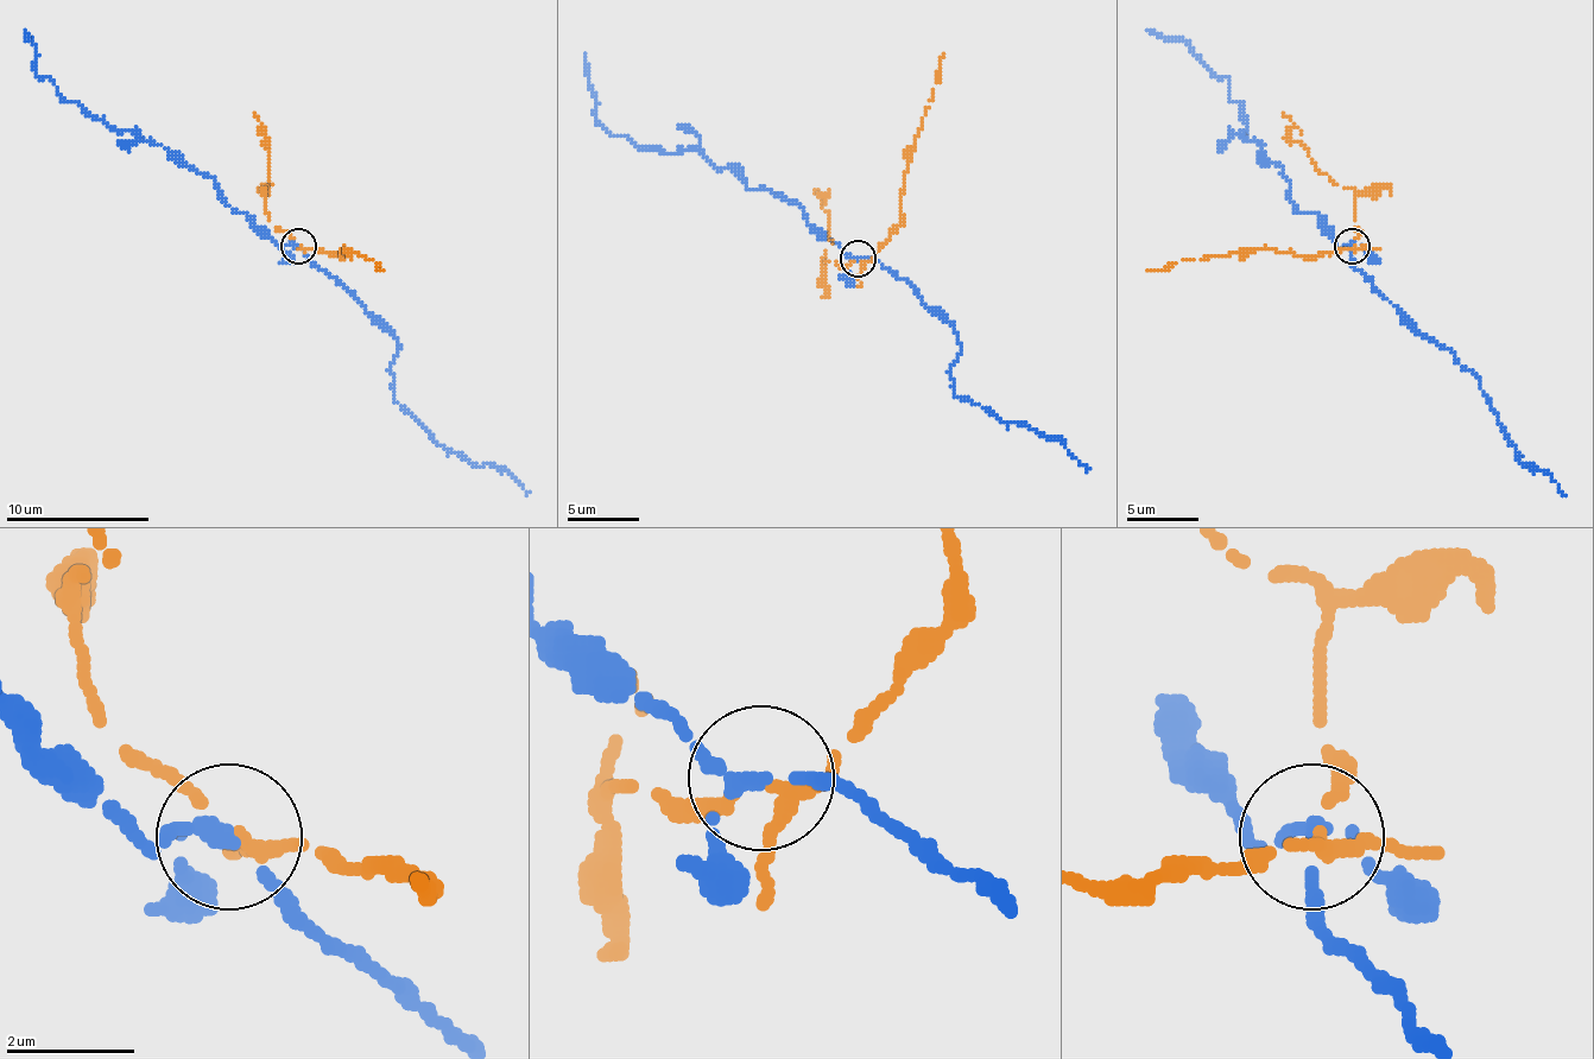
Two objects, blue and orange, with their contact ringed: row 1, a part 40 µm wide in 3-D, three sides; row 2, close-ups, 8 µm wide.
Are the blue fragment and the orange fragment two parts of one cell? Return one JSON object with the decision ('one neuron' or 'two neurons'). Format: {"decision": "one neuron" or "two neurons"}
{"decision": "two neurons"}

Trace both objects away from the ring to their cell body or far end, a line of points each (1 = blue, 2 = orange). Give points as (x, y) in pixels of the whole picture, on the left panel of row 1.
1: (297, 245), (279, 248), (247, 213), (226, 202), (212, 177), (64, 99), (36, 73), (36, 48), (25, 30)
2: (301, 245), (340, 255), (347, 248), (383, 270)

